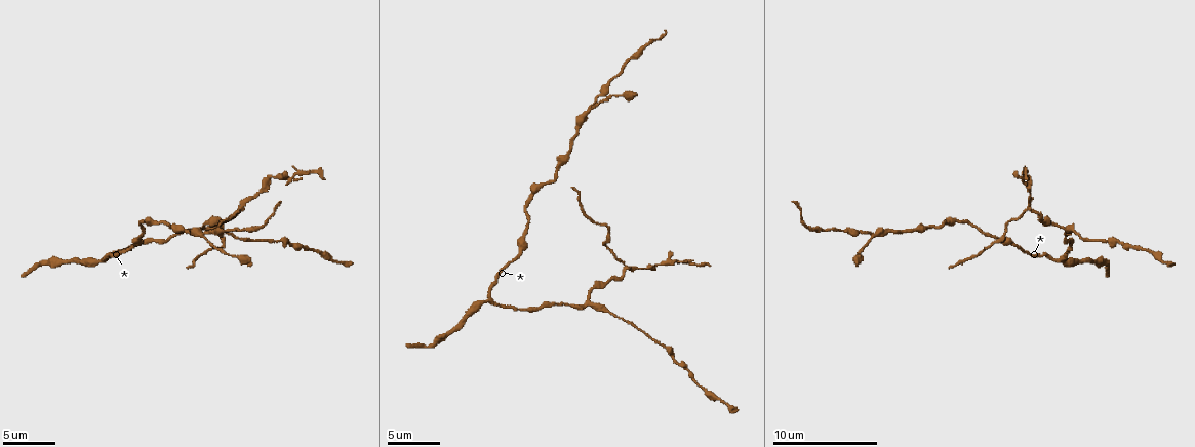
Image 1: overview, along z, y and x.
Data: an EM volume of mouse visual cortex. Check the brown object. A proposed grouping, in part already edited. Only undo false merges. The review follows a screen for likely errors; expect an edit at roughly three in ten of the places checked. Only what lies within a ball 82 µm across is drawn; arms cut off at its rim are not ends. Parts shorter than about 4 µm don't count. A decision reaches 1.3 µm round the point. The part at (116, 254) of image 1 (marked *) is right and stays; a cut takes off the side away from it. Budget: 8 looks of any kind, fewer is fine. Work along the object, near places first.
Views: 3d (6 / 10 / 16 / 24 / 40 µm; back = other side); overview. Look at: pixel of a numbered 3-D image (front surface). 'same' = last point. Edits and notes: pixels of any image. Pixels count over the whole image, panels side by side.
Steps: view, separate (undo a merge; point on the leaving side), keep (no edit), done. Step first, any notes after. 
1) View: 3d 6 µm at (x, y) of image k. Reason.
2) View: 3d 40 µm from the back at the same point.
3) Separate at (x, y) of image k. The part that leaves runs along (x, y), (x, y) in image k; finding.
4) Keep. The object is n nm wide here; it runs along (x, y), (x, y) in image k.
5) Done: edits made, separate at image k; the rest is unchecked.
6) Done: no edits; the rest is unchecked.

View: 3d 10 µm at (490, 301) of image 1. Three-way junction.

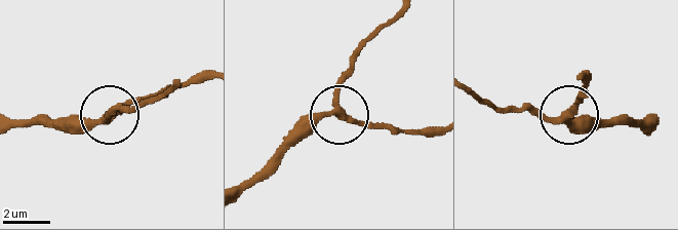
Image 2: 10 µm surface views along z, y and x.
Keep. The object is 280 nm wide here; all the same neuron.

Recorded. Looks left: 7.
View: 3d 6 µm at (588, 299) of image 1. Three arms meet.

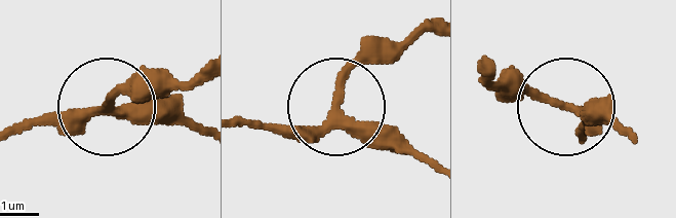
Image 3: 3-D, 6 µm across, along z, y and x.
Keep. It runs along (17, 135), (191, 82) in image 3; one neuron here.

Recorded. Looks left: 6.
View: 3d 10 µm at (628, 267) of image 1. Side arm on a straight run.

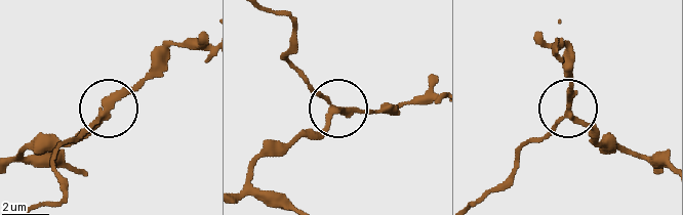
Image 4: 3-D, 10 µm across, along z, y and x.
Separate at (311, 88) of image 4. The object is 220 nm wide here; the part that leaves runs along (330, 108), (283, 57), (294, 28), (289, 17), (271, 12) in image 4; a second neuron is stuck on.

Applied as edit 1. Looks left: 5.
View: overview. See it whole again.

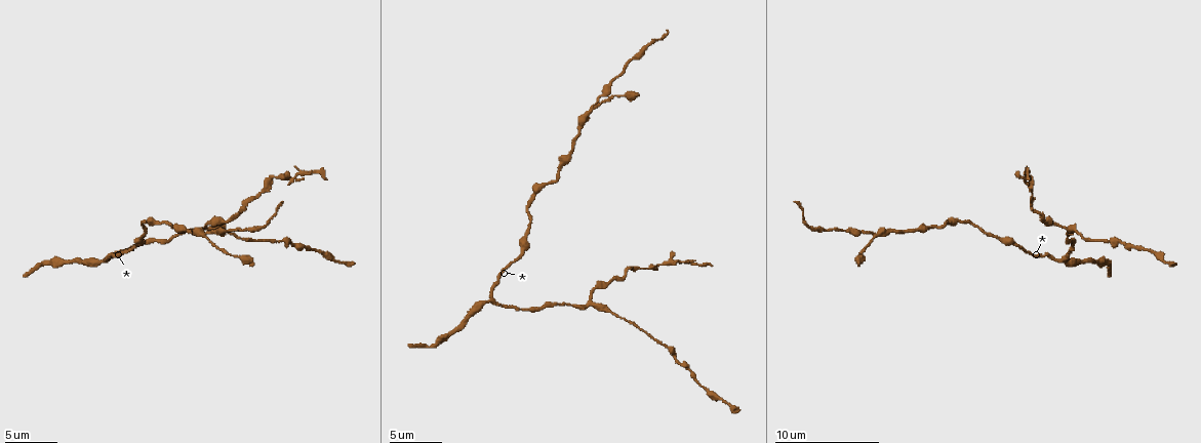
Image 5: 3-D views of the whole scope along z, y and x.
View: 3d 6 µm at (280, 175) of image 5. Small branch off a trunk.

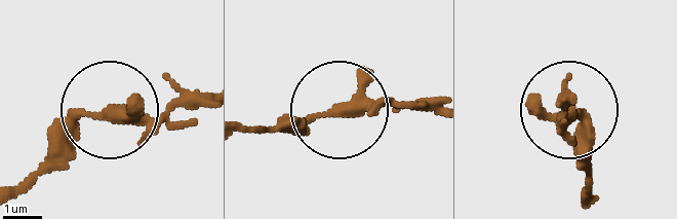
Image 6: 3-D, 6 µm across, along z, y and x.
View: 3d 6 µm from the back at (569, 116) of image 6. From behind.

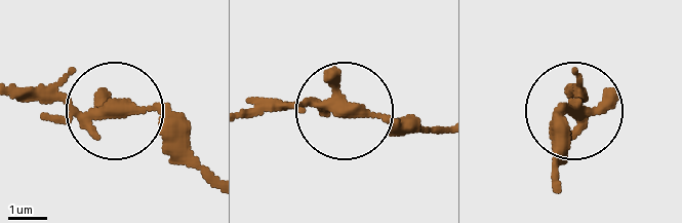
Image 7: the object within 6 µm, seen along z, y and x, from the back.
Separate at (31, 88) of image 7. The object is 240 nm wide here; the part that leaves runs along (75, 112), (48, 96), (18, 96) in image 7; a second neuron is stuck on.

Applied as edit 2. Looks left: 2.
Done: edits made, separate at image 4, separate at image 7; the rest is unchecked.

